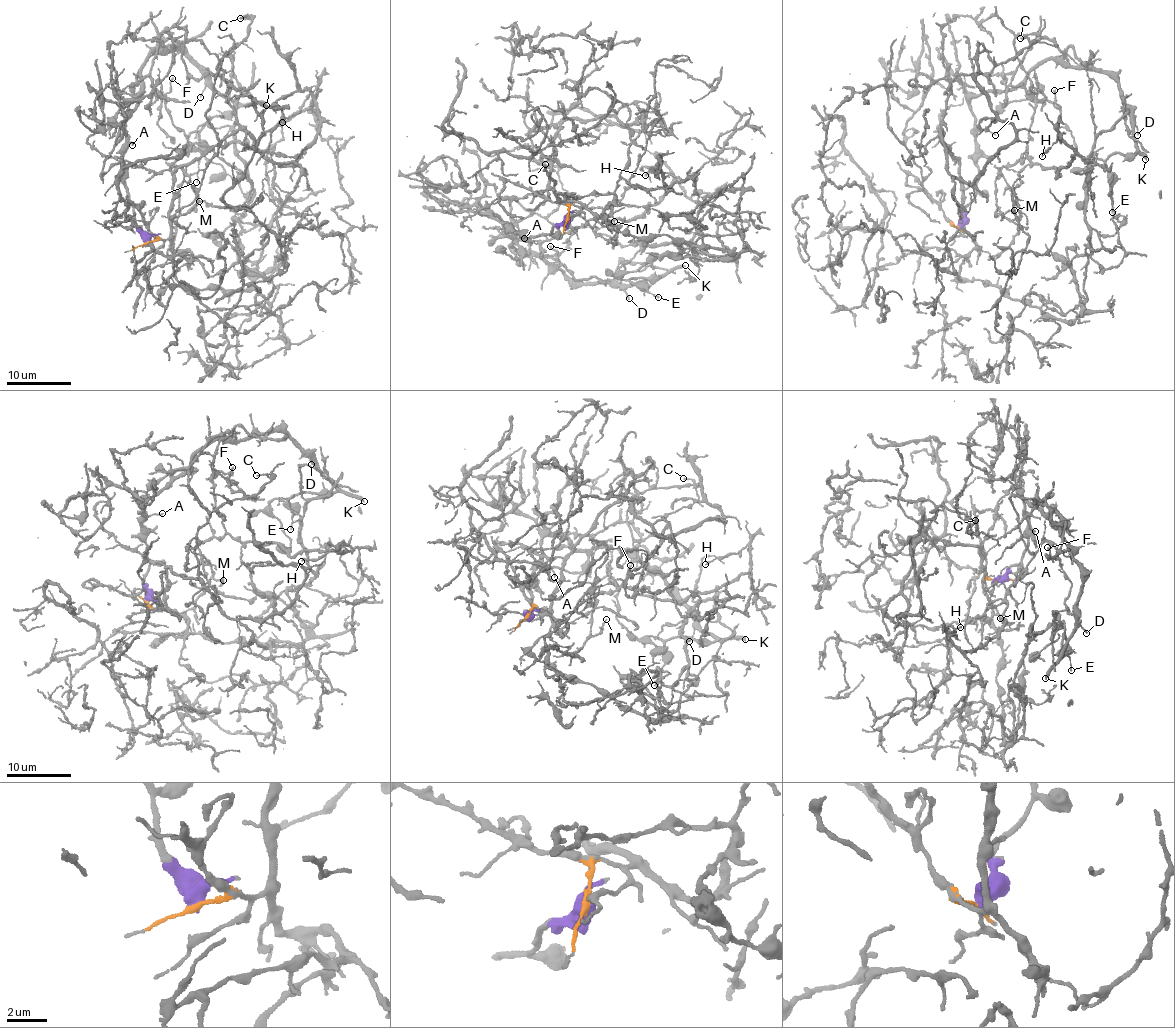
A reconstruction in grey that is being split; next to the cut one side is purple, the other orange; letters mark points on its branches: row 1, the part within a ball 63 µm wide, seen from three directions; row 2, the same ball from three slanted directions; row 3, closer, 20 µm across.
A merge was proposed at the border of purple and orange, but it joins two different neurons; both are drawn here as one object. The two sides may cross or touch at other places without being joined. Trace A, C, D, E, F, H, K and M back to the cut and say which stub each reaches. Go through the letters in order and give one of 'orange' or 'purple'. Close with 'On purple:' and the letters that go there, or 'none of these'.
A: purple
C: orange
D: purple
E: purple
F: orange
H: orange
K: purple
M: orange
On purple: A, D, E, K

